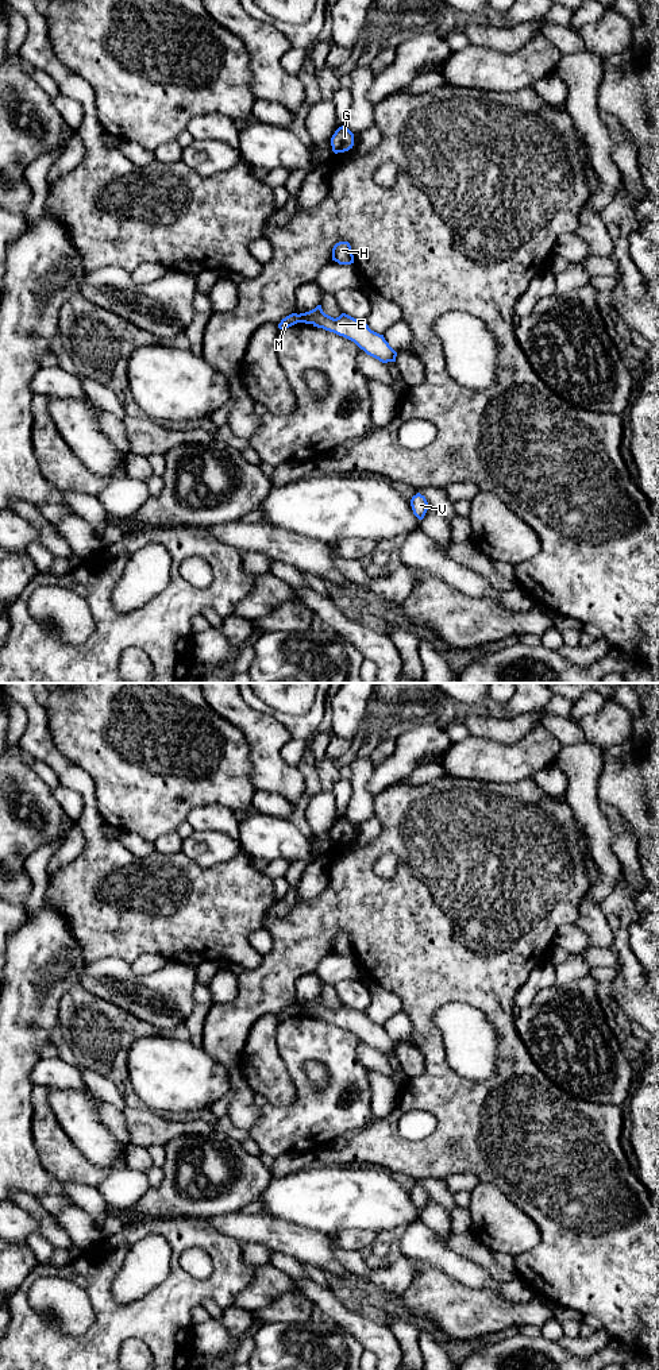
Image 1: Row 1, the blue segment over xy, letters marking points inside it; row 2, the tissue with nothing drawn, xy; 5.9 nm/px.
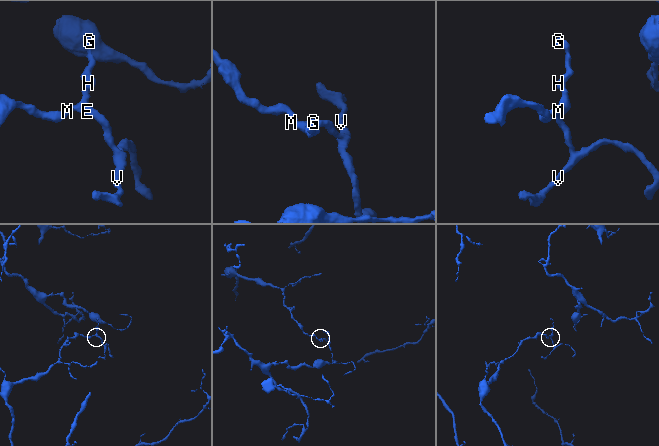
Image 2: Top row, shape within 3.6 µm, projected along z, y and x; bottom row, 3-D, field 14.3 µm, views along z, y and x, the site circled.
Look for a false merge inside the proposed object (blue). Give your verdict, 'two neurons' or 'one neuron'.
two neurons

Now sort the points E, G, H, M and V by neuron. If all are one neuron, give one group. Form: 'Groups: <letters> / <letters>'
Groups: E G H V / M

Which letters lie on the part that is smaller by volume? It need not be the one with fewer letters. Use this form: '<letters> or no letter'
E, G, H, V

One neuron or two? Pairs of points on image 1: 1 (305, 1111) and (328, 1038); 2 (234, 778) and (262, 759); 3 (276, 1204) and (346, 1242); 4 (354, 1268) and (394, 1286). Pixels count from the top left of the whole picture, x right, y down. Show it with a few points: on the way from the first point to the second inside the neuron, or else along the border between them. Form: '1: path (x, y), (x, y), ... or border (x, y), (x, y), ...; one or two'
1: path (324, 1095), (334, 1085), (334, 1057); one
2: border (243, 736), (249, 747), (250, 780), (255, 790); two
3: border (366, 1228), (343, 1228), (335, 1235); two
4: path (363, 1272), (385, 1277); one

